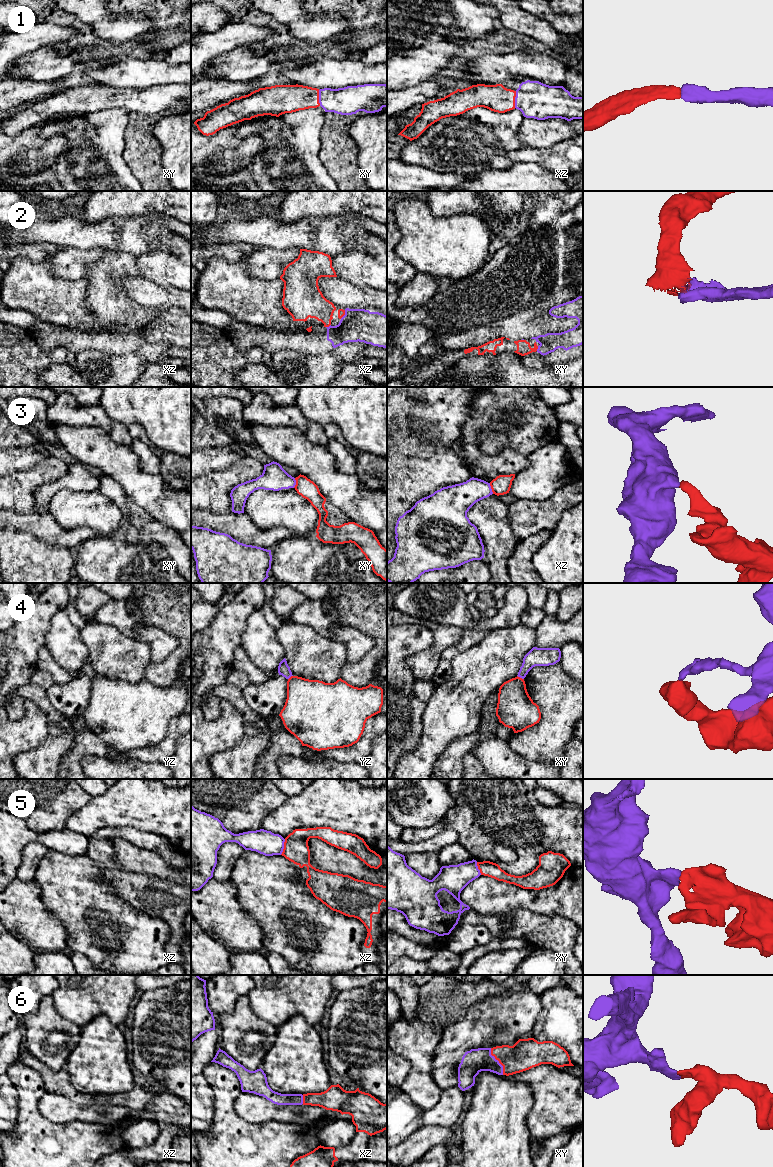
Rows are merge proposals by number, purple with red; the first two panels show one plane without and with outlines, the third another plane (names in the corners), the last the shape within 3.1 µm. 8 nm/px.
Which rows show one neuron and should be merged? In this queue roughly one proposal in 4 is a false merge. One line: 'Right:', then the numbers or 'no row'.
Right: 1, 2, 6

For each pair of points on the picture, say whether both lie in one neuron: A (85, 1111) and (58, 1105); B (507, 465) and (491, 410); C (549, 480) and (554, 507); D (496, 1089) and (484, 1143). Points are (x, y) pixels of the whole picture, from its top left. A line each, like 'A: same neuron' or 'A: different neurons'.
A: same neuron
B: same neuron
C: different neurons
D: same neuron

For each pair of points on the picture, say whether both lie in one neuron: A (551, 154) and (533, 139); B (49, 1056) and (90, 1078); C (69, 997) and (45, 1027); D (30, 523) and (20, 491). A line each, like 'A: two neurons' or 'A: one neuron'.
A: two neurons
B: two neurons
C: two neurons
D: two neurons

